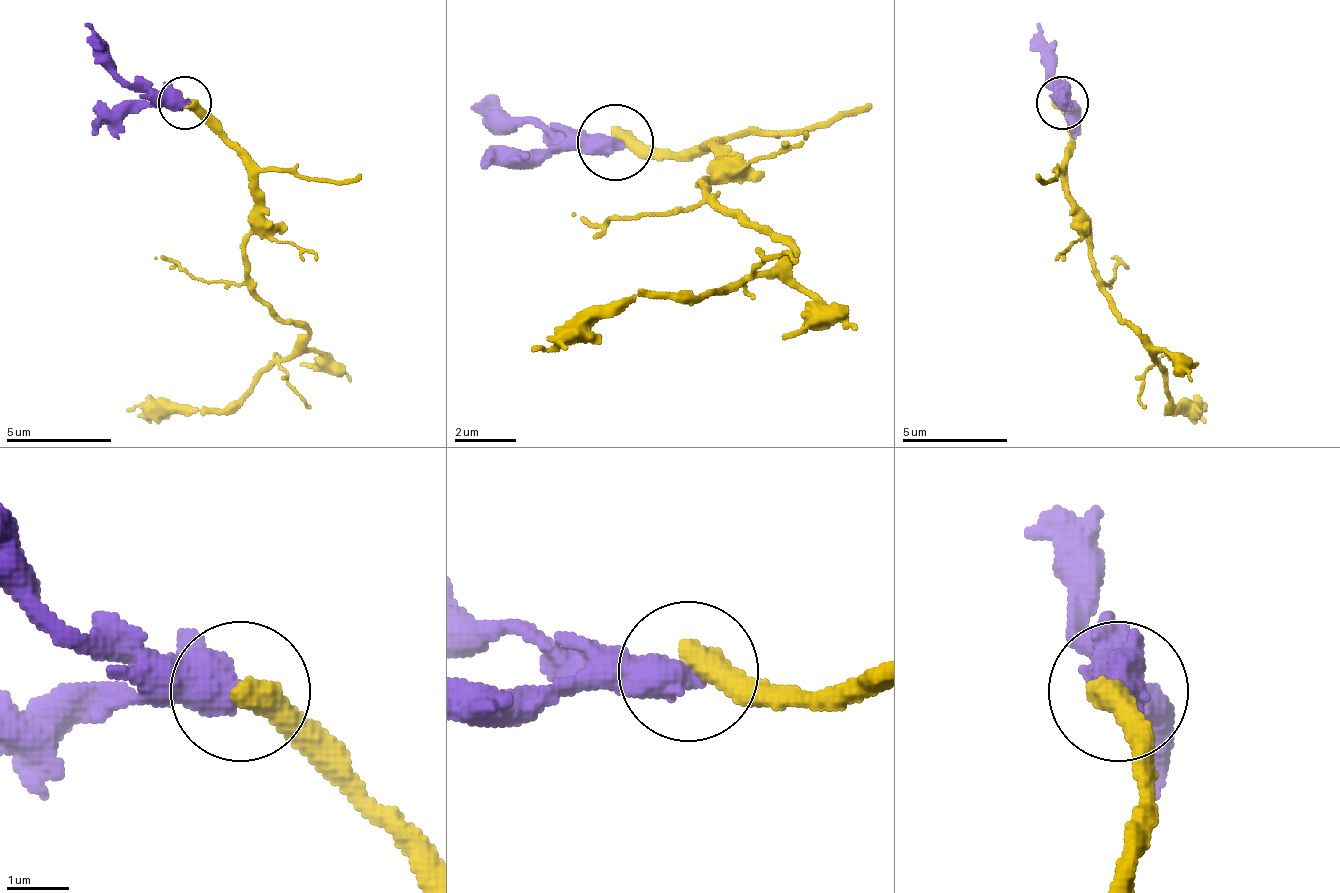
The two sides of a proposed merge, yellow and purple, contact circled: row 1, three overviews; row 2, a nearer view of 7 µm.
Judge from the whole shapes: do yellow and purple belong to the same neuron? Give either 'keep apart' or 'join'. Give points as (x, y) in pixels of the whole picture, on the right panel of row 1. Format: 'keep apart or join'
keep apart

